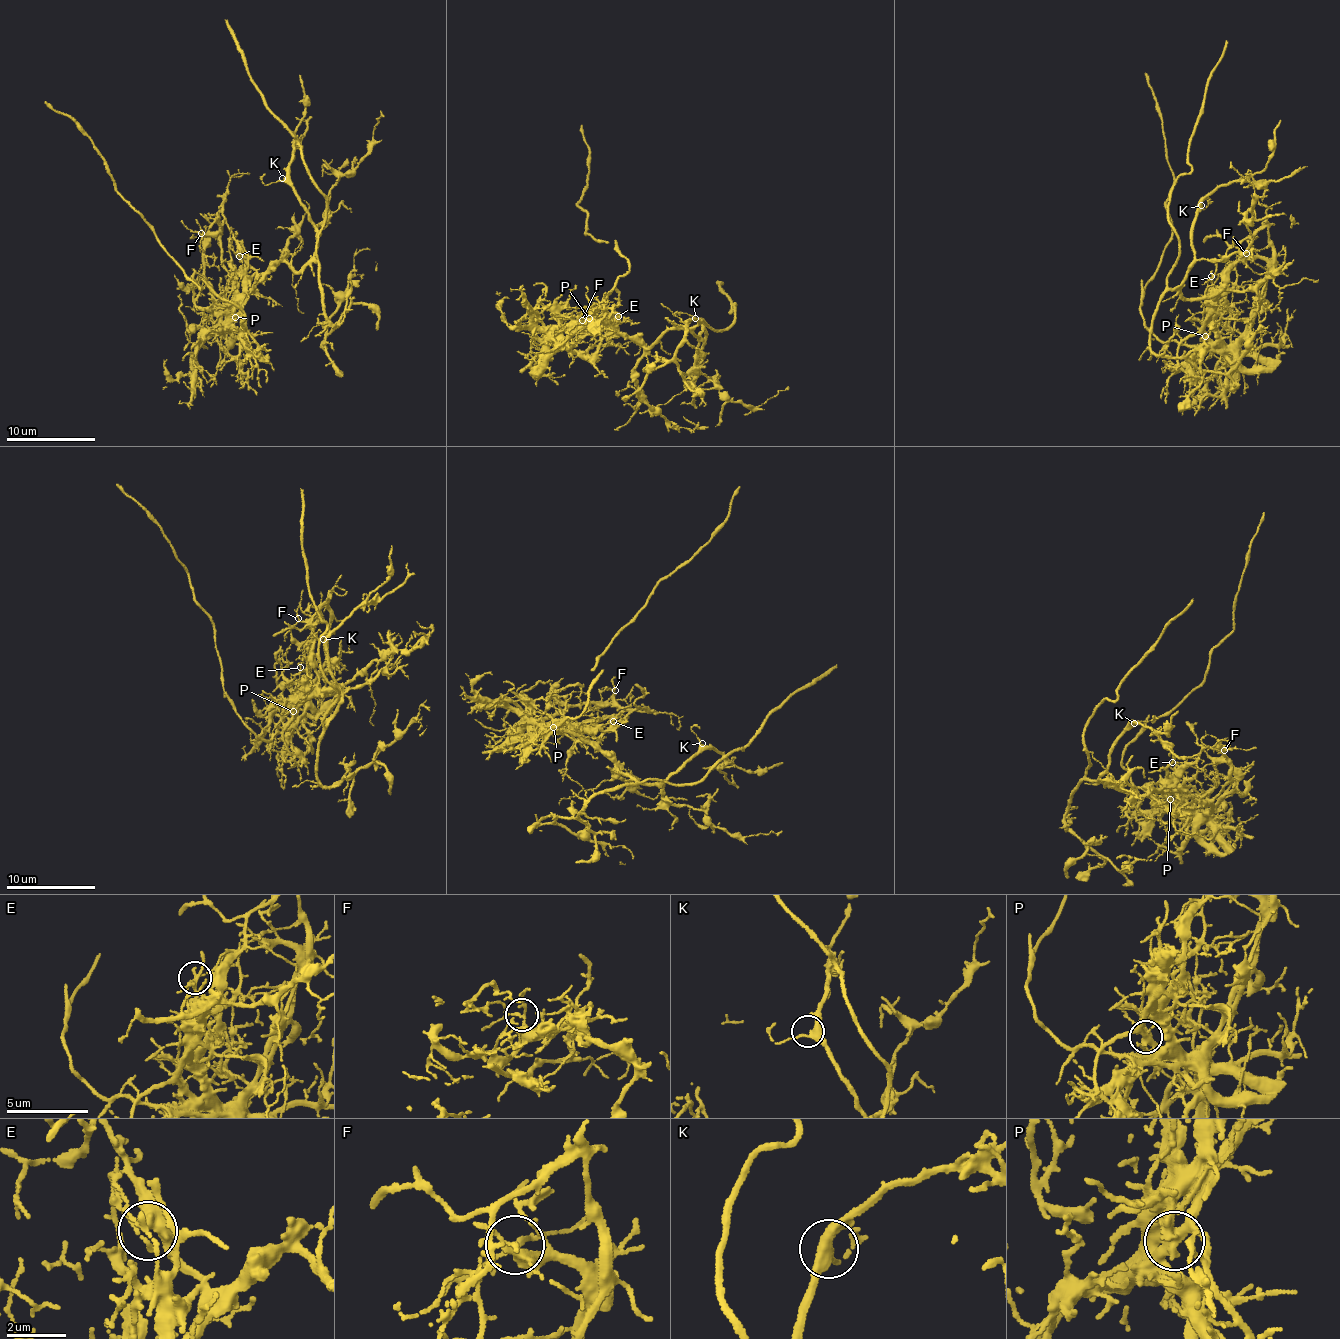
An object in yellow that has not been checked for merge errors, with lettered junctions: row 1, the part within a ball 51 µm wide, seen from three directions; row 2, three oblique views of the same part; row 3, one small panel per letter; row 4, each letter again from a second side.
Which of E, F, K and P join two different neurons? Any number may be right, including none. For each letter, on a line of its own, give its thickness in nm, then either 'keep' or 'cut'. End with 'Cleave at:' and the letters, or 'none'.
E: 140 nm thick; cut
F: 140 nm thick; keep
K: 320 nm thick; keep
P: 300 nm thick; cut
Cleave at: E, P

